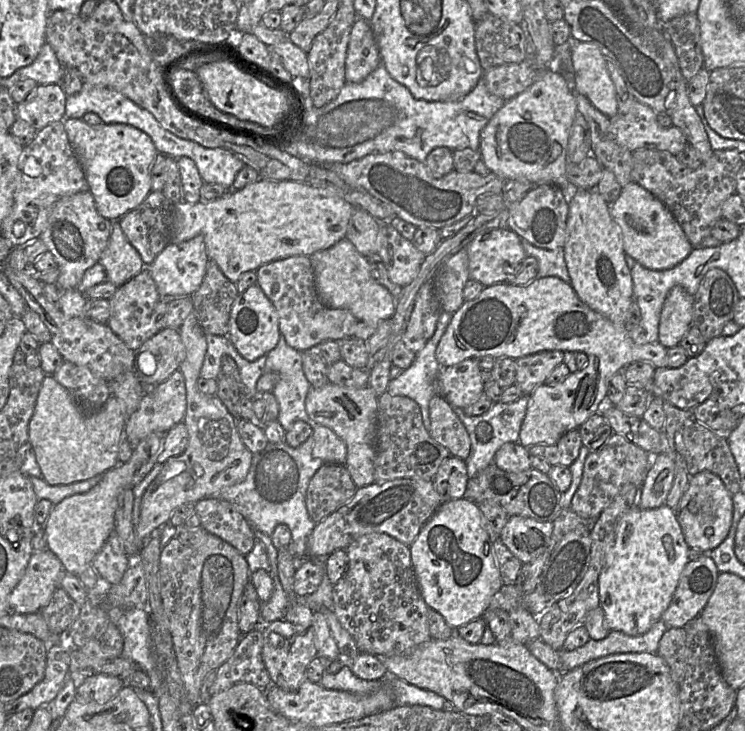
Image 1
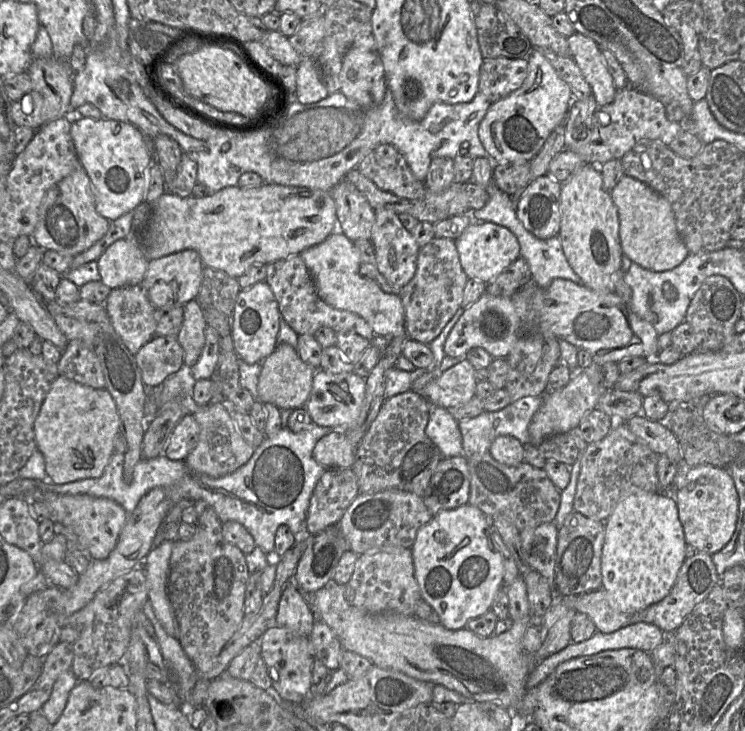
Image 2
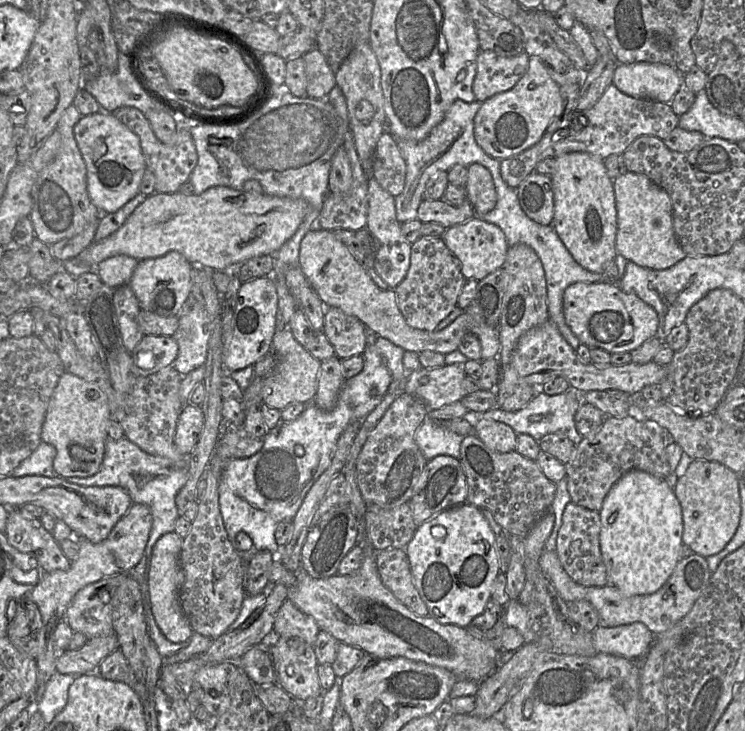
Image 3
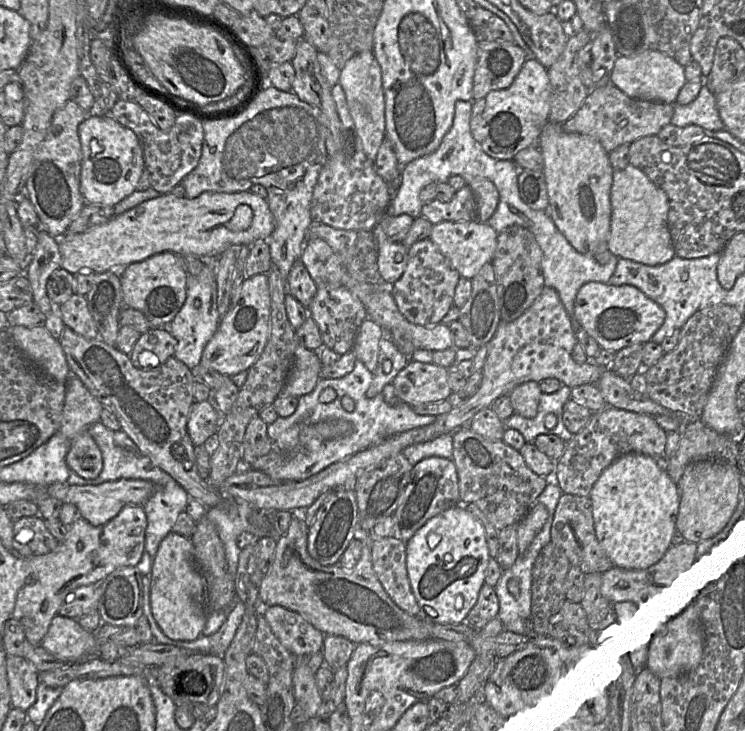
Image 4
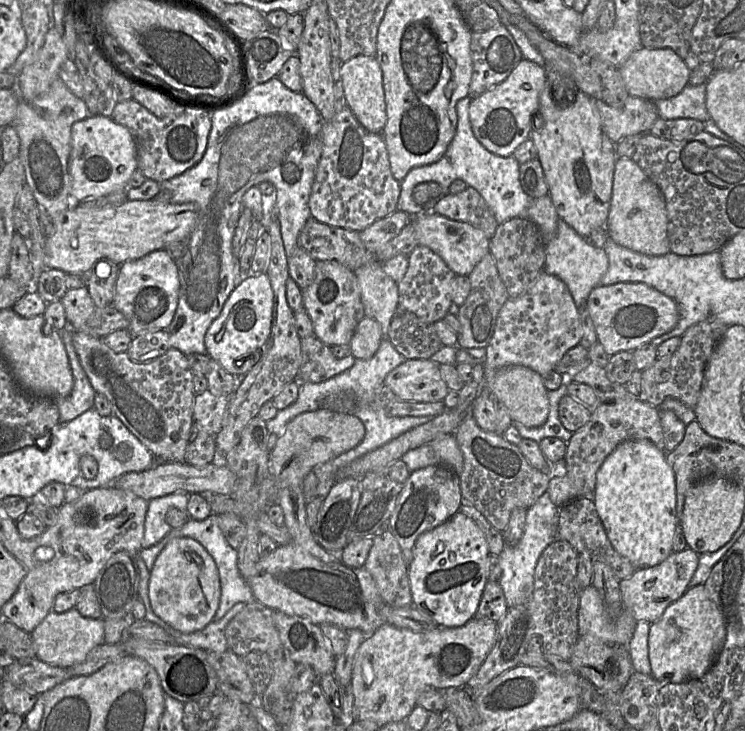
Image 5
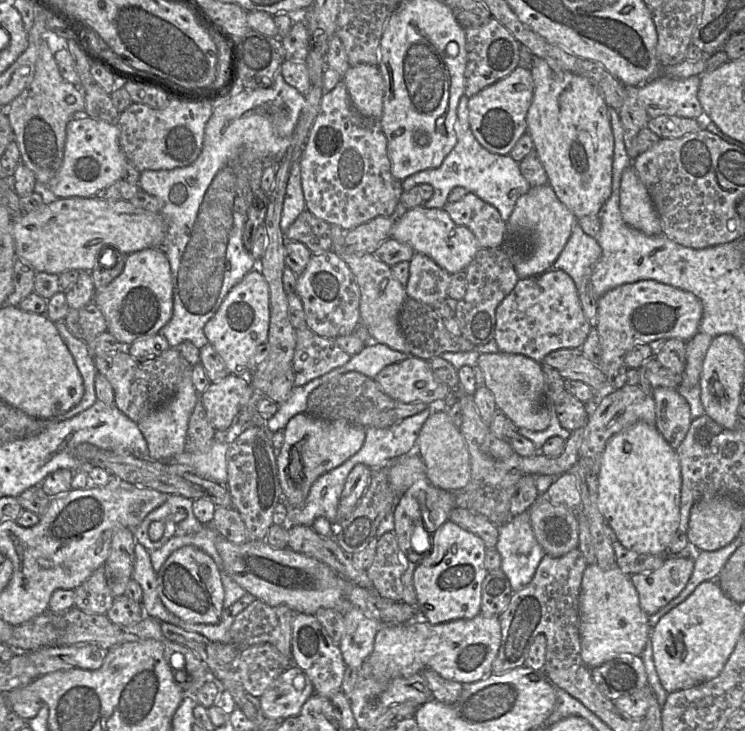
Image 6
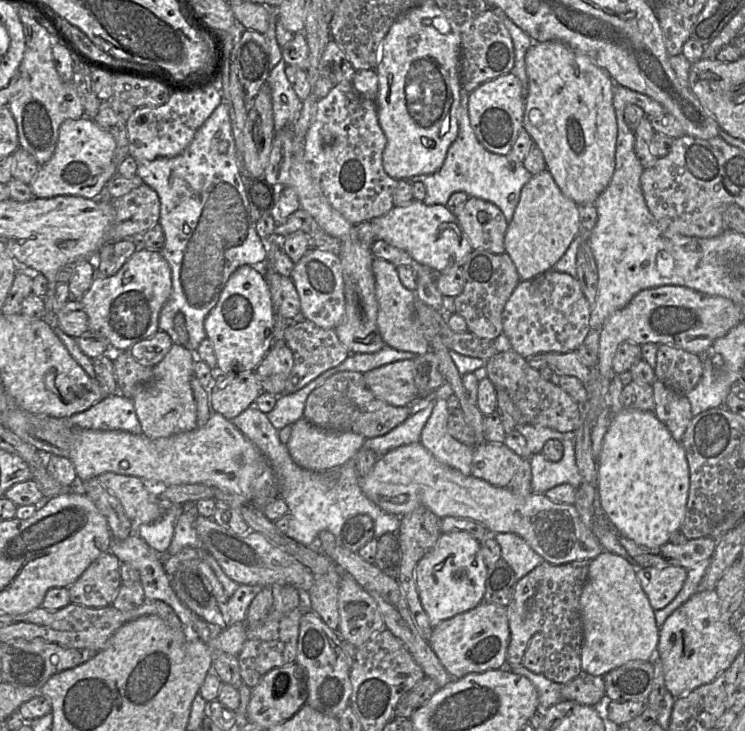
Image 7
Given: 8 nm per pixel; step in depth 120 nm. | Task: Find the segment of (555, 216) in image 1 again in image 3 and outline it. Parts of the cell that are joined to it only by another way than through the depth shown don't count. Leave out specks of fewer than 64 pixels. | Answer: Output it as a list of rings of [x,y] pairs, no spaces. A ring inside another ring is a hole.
[[[533,172],[516,188],[524,213],[540,225],[552,225],[554,194],[551,177]]]

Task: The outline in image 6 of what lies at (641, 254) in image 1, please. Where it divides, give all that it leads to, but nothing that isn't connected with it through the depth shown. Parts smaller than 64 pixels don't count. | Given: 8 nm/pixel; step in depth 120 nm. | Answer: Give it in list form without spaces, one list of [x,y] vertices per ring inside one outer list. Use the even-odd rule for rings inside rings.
[[[633,166],[621,176],[619,208],[623,221],[648,236],[662,234],[662,223],[651,197]]]

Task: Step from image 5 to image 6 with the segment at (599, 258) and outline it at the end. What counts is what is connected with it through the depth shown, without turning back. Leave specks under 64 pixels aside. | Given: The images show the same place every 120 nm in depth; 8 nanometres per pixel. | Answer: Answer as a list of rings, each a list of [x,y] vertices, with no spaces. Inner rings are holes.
[[[575,223],[569,239],[552,269],[567,273],[578,289],[579,285],[591,279],[599,257],[600,247],[596,239],[585,234],[579,224]]]

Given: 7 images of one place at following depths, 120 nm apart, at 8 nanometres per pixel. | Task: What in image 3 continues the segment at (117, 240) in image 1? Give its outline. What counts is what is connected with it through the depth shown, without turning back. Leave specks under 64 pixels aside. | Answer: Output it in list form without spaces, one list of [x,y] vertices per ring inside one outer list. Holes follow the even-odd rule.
[[[115,255],[101,261],[94,268],[103,284],[116,289],[128,285],[137,264],[138,260],[133,257]]]

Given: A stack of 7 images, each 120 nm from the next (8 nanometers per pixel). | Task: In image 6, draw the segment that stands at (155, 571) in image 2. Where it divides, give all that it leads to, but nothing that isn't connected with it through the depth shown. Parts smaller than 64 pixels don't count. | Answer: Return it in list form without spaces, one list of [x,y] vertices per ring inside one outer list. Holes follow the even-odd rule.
[[[193,545],[175,550],[157,572],[157,591],[163,605],[178,618],[193,624],[217,624],[224,611],[225,592],[214,560]]]

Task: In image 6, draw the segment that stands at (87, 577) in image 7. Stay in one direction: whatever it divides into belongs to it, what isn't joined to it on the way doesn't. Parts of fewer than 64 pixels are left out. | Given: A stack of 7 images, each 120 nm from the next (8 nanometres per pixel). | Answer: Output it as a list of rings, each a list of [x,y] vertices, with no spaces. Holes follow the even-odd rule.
[[[103,566],[96,569],[85,582],[74,589],[74,592],[74,606],[88,614],[106,615],[114,602]]]

